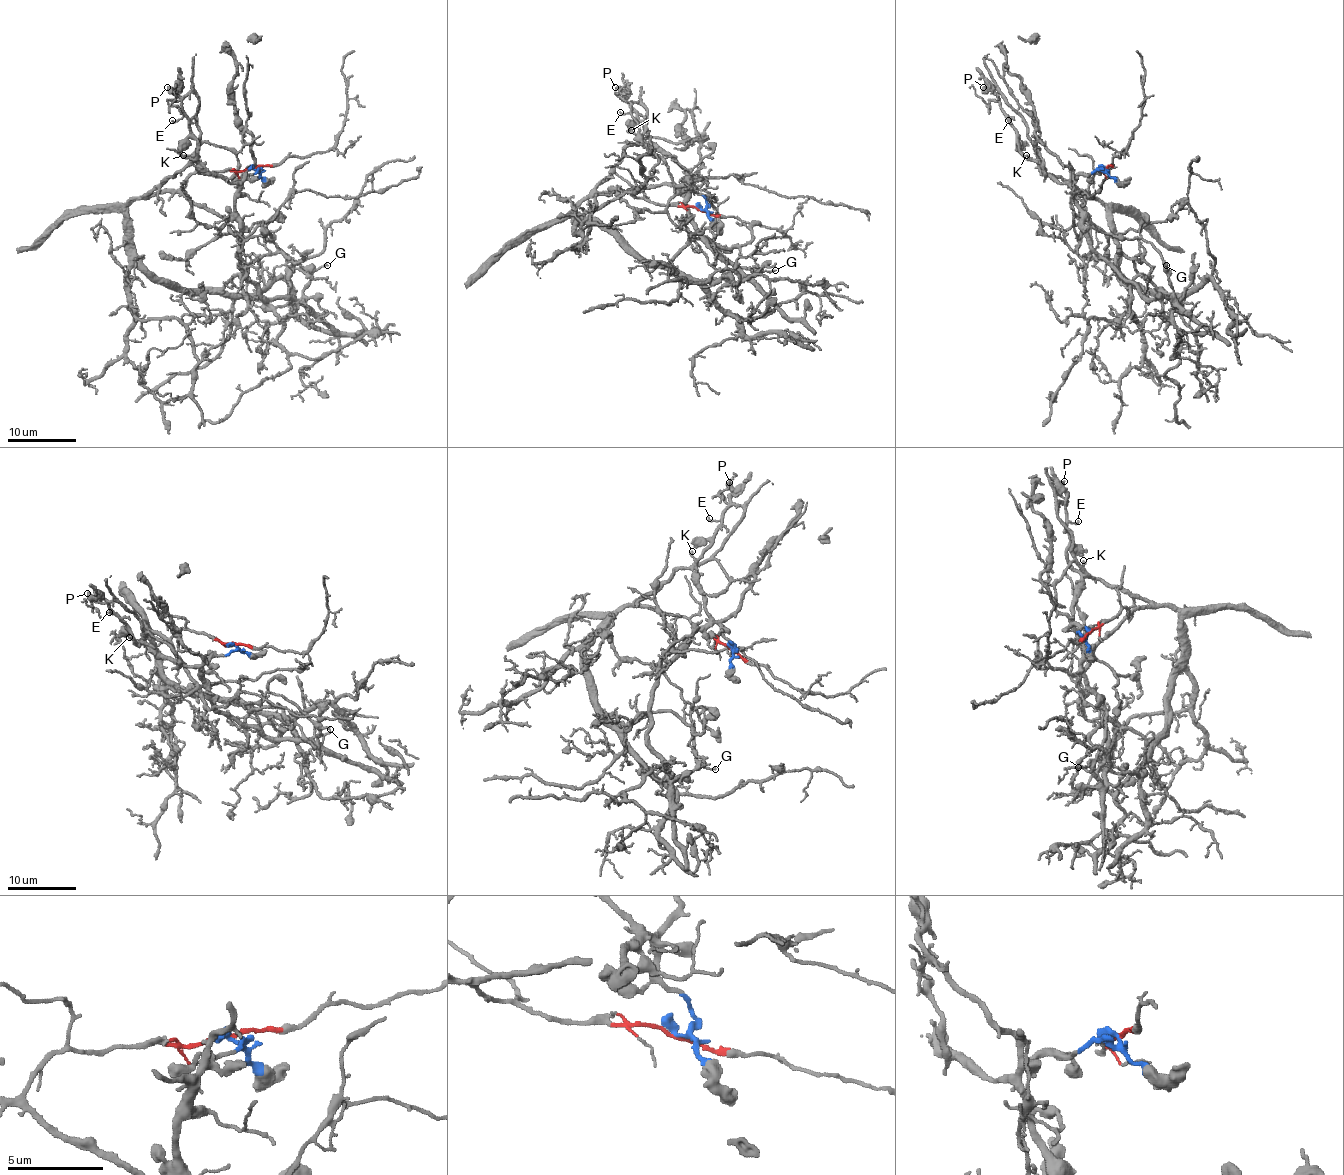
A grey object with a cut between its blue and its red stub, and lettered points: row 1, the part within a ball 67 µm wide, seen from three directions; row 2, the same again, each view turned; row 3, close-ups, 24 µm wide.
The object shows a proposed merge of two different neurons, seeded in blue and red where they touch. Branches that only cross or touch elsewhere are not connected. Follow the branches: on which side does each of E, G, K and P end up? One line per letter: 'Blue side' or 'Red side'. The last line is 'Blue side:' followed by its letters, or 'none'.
E: Blue side
G: Blue side
K: Blue side
P: Blue side
Blue side: E, G, K, P

